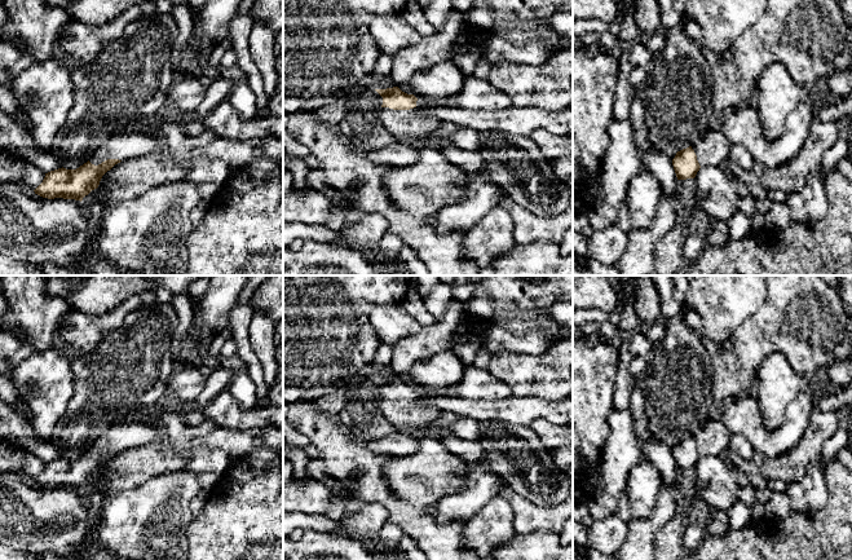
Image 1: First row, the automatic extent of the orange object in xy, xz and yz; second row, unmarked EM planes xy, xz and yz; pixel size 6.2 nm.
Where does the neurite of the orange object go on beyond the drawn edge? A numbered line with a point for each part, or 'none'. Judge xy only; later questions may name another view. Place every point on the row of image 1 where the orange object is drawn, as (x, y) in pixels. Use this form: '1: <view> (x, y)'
1: xy (127, 144)

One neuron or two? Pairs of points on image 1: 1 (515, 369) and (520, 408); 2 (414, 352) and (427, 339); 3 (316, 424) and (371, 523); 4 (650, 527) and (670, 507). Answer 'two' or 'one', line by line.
1: two
2: one
3: two
4: one

